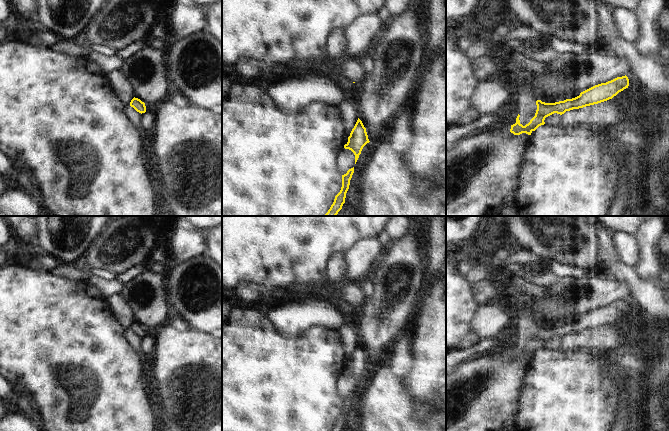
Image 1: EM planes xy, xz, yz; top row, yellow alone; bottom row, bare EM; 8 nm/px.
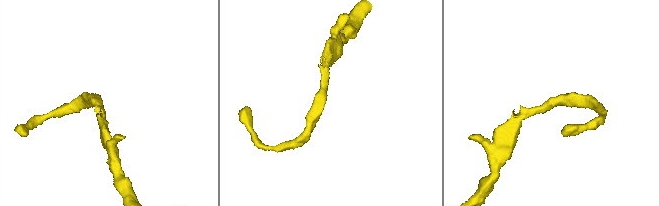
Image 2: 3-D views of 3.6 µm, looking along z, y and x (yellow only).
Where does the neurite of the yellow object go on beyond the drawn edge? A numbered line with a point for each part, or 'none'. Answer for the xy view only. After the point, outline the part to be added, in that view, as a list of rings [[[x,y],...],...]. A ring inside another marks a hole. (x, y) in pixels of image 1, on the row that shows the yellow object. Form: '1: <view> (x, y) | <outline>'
none

